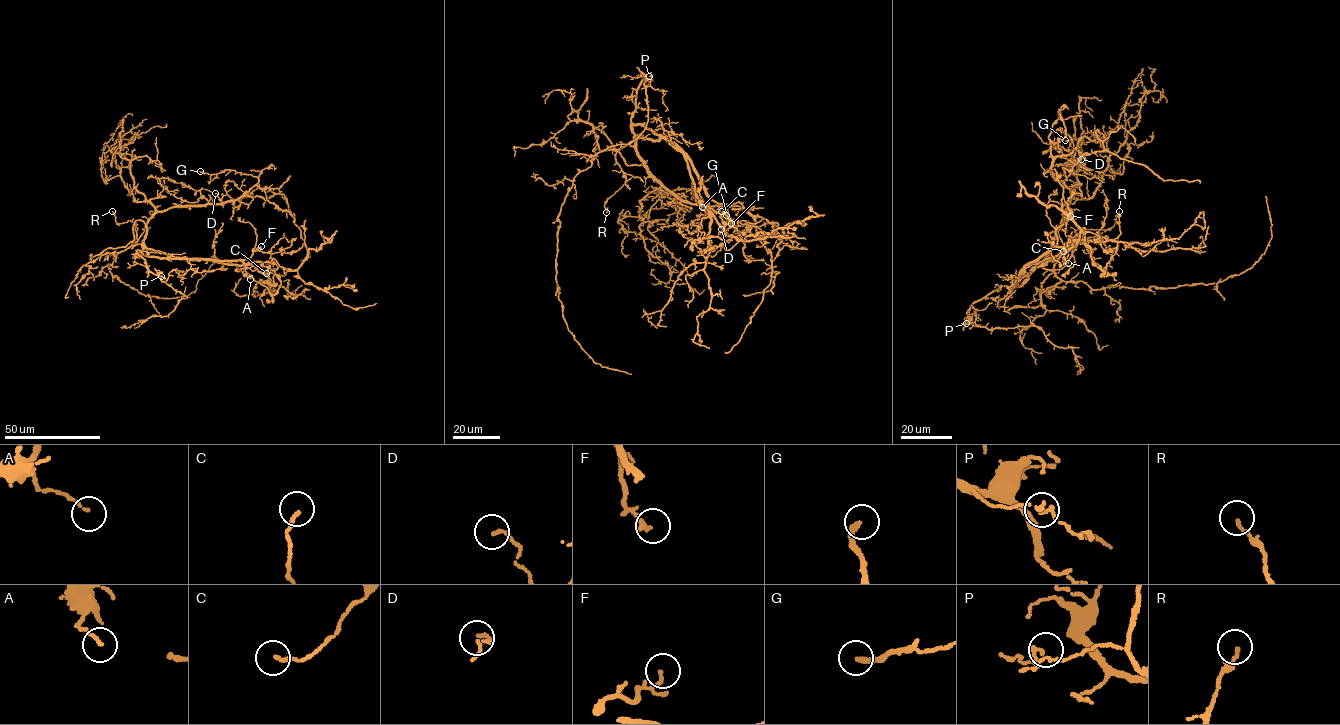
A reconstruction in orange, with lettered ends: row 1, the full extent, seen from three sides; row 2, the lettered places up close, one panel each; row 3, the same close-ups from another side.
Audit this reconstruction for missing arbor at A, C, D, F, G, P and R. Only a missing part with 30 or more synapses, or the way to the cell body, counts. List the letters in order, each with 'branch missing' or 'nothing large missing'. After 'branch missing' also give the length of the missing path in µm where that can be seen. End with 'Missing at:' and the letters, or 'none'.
A: nothing large missing
C: nothing large missing
D: nothing large missing
F: nothing large missing
G: nothing large missing
P: nothing large missing
R: nothing large missing
Missing at: none

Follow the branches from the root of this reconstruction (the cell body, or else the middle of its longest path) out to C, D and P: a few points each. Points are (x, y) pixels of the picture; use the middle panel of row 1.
C: (637, 149), (639, 135), (654, 141), (665, 138), (683, 155), (695, 196), (719, 214), (723, 222), (721, 211)
D: (637, 149), (653, 177), (681, 199), (737, 205), (755, 220), (742, 231), (732, 227), (721, 233), (721, 229)
P: (637, 149), (631, 116), (643, 79), (641, 75), (646, 80), (646, 86), (650, 85), (649, 76)

